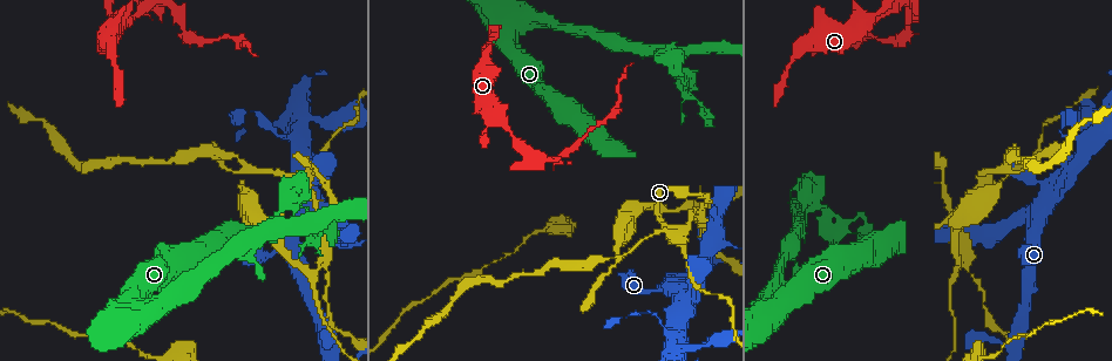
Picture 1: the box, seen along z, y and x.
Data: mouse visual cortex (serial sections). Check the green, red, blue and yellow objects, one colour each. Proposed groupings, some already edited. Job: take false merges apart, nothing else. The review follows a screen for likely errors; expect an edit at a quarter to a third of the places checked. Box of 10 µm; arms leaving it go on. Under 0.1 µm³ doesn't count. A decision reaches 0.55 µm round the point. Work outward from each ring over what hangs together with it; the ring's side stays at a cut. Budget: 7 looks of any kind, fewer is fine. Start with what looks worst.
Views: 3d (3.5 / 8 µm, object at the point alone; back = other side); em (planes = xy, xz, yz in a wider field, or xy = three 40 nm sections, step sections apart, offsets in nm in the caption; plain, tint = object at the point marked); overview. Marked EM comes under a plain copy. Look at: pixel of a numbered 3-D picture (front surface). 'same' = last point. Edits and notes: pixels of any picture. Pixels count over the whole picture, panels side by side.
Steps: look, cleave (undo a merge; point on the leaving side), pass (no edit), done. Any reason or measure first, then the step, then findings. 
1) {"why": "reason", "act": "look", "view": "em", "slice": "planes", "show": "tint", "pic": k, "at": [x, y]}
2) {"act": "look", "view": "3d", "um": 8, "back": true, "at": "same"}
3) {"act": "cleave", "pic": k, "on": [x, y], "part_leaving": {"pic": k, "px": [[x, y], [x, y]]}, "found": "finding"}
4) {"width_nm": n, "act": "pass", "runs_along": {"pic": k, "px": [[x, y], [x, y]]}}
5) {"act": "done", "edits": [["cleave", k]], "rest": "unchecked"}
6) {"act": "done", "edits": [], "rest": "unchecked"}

{"act": "look", "view": "3d", "um": 8, "pic": 1, "at": [669, 229]}

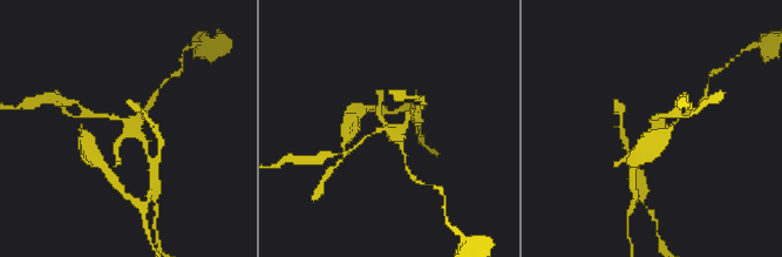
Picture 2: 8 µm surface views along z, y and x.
{"why": "now the EM", "act": "look", "view": "em", "slice": "xy", "step": 5, "show": "tint", "at": "same"}

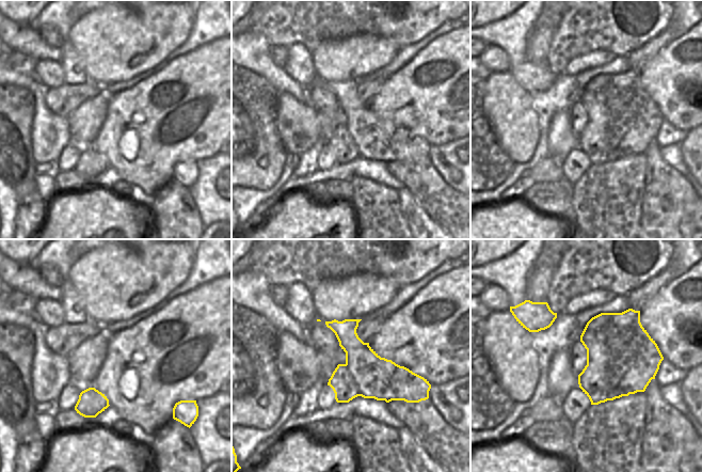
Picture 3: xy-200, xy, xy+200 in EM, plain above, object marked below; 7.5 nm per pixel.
{"act": "cleave", "pic": 2, "on": [408, 115], "part_leaving": {"pic": 2, "px": [[135, 133], [145, 141], [154, 170]]}, "found": "two cells meet here"}

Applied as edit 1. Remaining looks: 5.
{"act": "look", "view": "3d", "um": 3.5, "pic": 1, "at": [552, 161]}

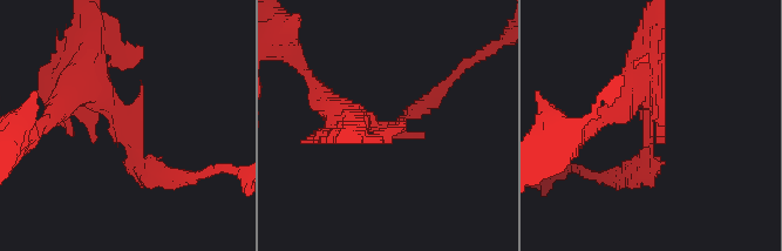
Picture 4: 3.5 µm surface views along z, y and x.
{"why": "now the EM", "act": "look", "view": "em", "slice": "xy", "step": 2, "show": "tint", "pic": 4, "at": [130, 134]}

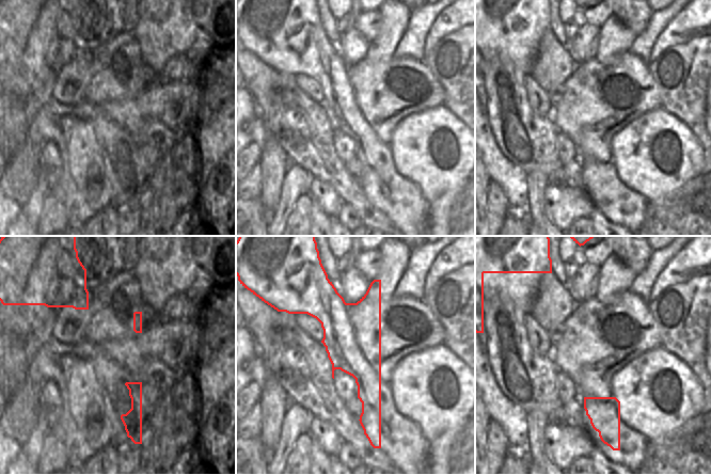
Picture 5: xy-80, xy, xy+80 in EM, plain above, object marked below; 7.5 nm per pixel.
{"act": "cleave", "pic": 4, "on": [160, 168], "border": {"pic": 5, "px": [[380, 366], [359, 357], [341, 369]]}, "found": "a second cell is stuck on"}

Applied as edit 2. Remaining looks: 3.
{"act": "done", "edits": [["cleave", 2], ["cleave", 4]], "rest": "unchecked"}

